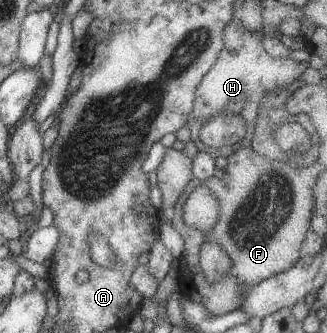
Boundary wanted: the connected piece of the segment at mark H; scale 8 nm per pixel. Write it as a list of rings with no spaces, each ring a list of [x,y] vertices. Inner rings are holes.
[[[233,17],[229,23],[226,23],[223,32],[223,49],[197,86],[192,110],[187,116],[186,126],[190,130],[190,140],[198,152],[206,153],[213,159],[228,158],[236,149],[250,145],[257,108],[263,95],[293,83],[309,67],[308,61],[298,62],[290,58],[271,57],[264,51],[261,39],[262,37],[245,31],[237,18]],[[219,114],[241,116],[247,133],[232,146],[210,148],[199,141],[199,130],[208,119]]]

